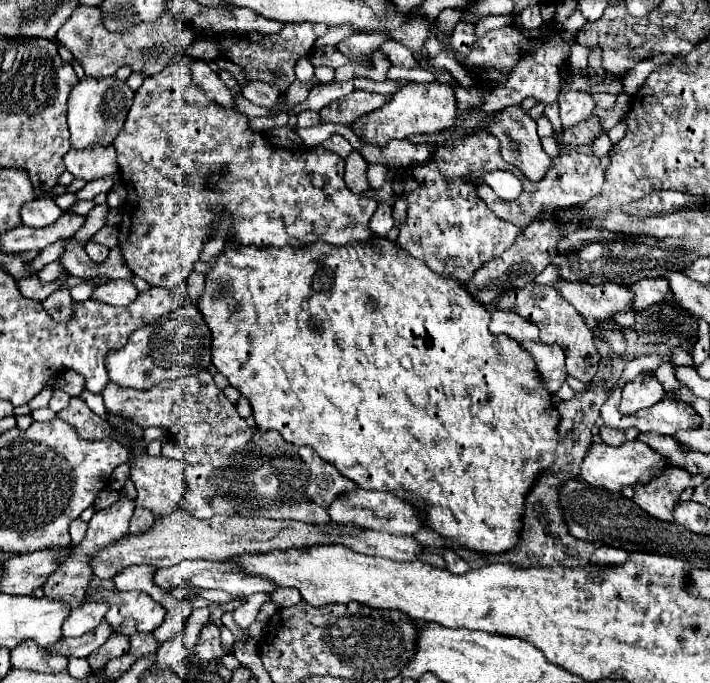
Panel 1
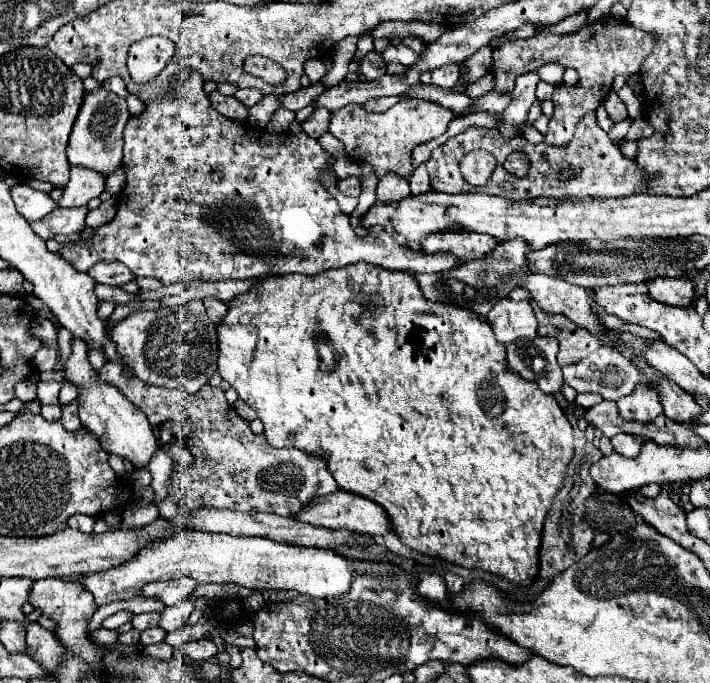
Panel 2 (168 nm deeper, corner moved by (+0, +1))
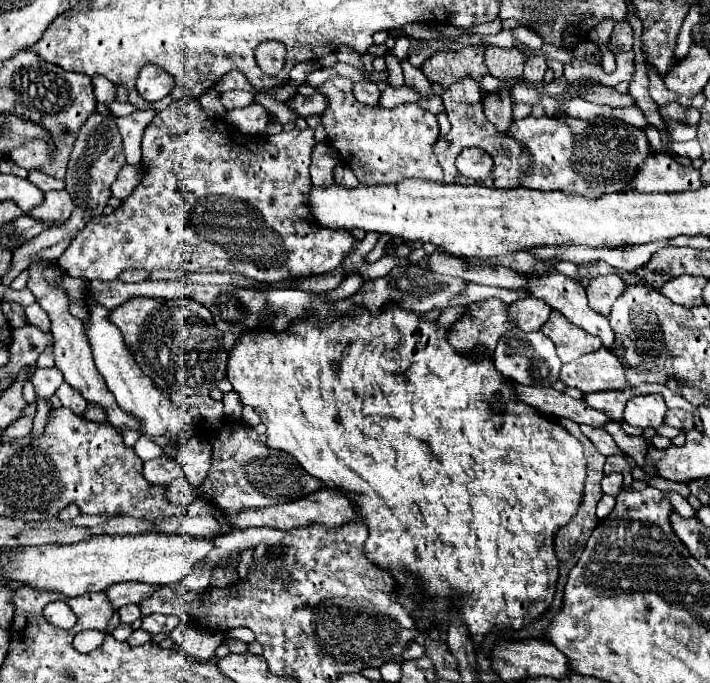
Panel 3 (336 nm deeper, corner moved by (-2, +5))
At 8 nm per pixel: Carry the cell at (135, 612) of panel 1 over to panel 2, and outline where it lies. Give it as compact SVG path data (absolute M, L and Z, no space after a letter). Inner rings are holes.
M144 612L144 614L134 614L132 616L132 626L136 630L146 630L152 626L158 626L160 622L160 614L158 612Z

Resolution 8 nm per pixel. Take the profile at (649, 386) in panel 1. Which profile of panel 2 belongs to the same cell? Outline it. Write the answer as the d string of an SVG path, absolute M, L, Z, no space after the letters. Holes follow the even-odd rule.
M640 386L640 390L634 390L632 394L618 400L618 408L624 420L636 422L652 422L656 416L662 414L658 392L648 386Z

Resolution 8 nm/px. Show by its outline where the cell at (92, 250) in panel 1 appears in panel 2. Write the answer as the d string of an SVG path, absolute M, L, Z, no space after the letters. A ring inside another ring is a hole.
M100 262L100 264L92 266L92 270L88 274L96 282L110 284L110 286L120 286L134 278L134 274L122 262Z

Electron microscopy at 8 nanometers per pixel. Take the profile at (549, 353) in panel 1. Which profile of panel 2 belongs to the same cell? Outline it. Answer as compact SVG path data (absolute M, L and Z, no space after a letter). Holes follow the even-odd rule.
M536 336L516 340L506 346L508 366L522 378L528 378L540 386L542 392L556 394L564 380L560 378L562 368L556 362L558 342L552 336Z

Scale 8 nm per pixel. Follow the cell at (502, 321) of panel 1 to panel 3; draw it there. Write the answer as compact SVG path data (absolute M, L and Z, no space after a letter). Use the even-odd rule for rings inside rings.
M528 296L524 300L510 304L508 312L510 312L510 318L516 320L520 330L534 332L546 324L552 310L550 310L550 306L546 306L546 302L534 298L534 296Z

